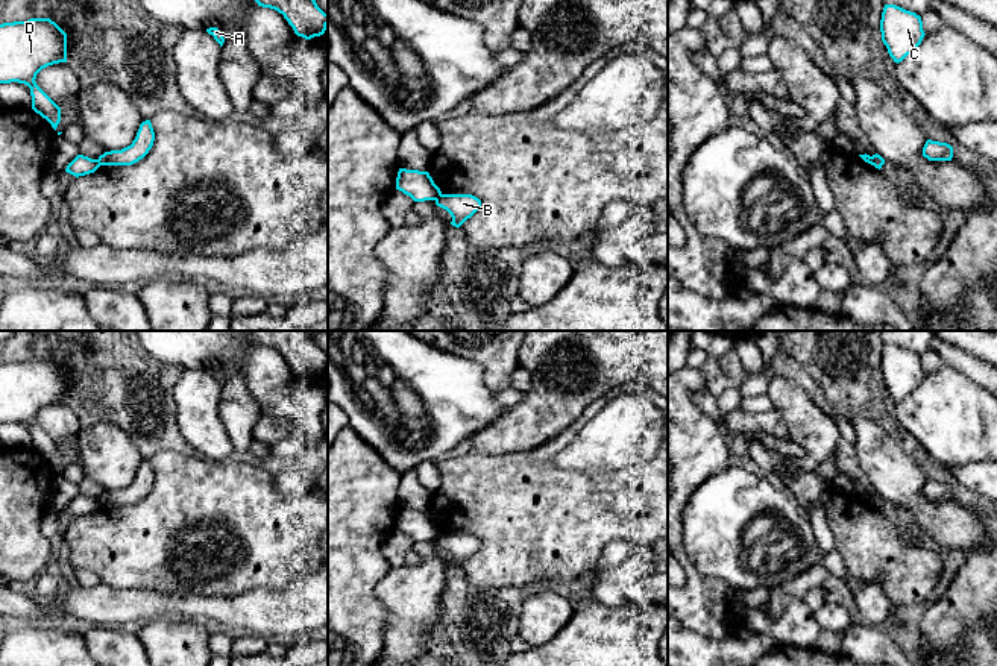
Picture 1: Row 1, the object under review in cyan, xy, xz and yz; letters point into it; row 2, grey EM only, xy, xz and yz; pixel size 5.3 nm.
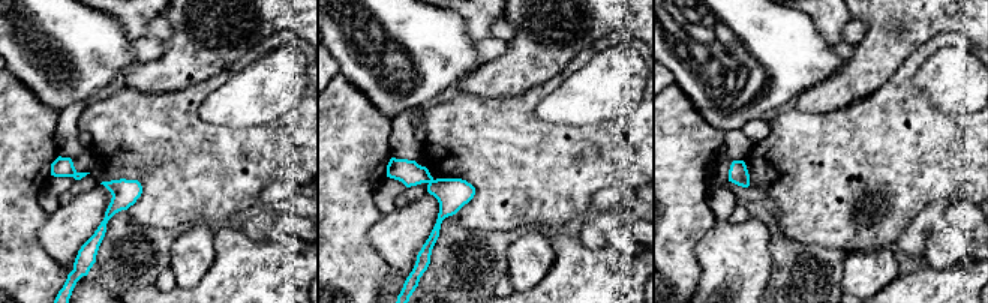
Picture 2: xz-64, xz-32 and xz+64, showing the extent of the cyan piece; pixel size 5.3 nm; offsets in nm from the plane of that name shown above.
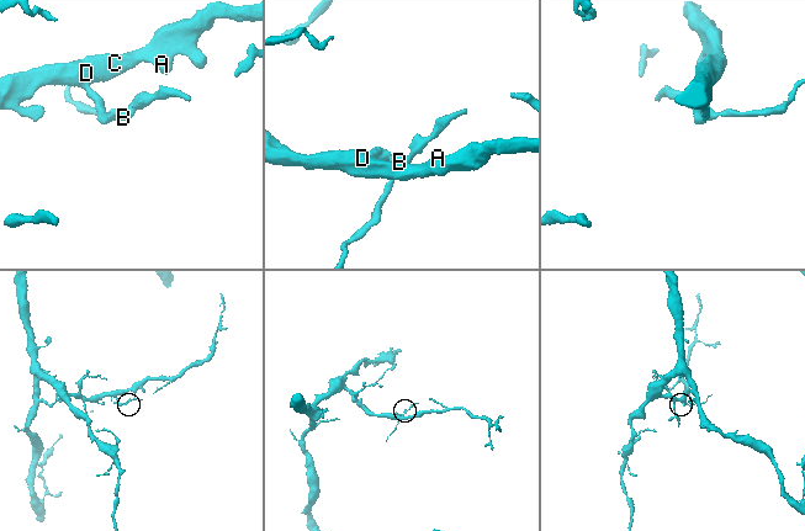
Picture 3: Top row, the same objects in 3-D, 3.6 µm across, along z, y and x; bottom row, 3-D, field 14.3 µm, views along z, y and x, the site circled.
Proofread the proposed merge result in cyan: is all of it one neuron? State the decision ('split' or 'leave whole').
split

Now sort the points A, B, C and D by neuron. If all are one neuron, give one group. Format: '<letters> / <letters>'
A C D / B

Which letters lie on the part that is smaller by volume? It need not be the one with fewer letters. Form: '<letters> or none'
B

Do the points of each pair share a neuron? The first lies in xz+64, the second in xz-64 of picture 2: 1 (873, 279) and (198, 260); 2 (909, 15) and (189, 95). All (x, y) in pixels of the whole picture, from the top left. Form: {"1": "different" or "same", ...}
{"1": "same", "2": "different"}

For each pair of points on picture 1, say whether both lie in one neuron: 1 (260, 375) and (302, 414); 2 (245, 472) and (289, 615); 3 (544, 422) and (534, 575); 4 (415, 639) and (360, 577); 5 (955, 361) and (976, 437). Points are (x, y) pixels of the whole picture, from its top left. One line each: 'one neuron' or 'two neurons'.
1: one neuron
2: two neurons
3: two neurons
4: two neurons
5: two neurons

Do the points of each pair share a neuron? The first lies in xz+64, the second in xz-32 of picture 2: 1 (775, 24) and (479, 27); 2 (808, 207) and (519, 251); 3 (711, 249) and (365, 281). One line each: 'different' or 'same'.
1: different
2: different
3: different

